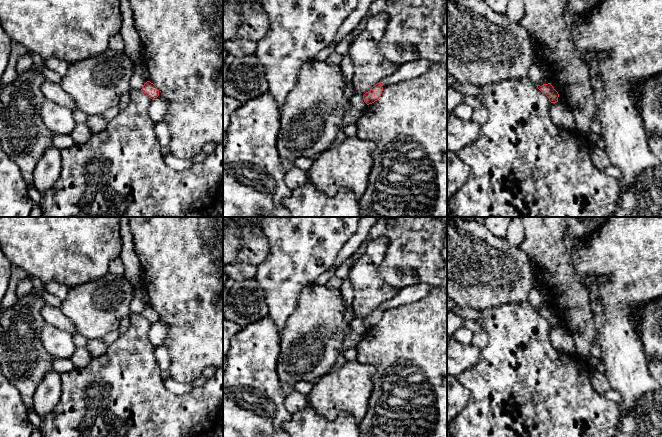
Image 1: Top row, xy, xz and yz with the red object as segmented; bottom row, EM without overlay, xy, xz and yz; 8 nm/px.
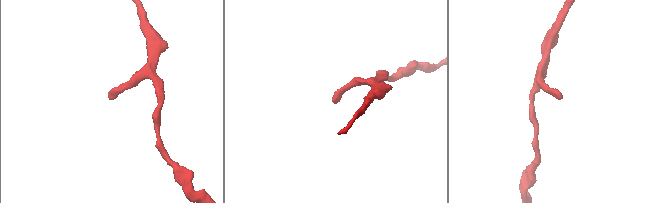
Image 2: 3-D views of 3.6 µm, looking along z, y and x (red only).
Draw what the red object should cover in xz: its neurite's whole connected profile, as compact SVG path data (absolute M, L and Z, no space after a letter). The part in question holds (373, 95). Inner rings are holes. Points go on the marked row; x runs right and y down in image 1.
M379 82L376 85L374 85L370 91L366 92L363 95L364 102L367 105L374 103L379 99L379 97L382 94L382 91L383 91L383 87L381 85L381 82Z

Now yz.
M551 83L544 84L542 86L536 85L537 88L543 92L548 98L551 103L556 103L558 102L558 97L559 94L558 92L554 89L554 87L551 85Z

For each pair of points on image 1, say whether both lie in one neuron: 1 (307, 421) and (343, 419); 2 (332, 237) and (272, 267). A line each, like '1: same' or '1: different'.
1: same
2: same

